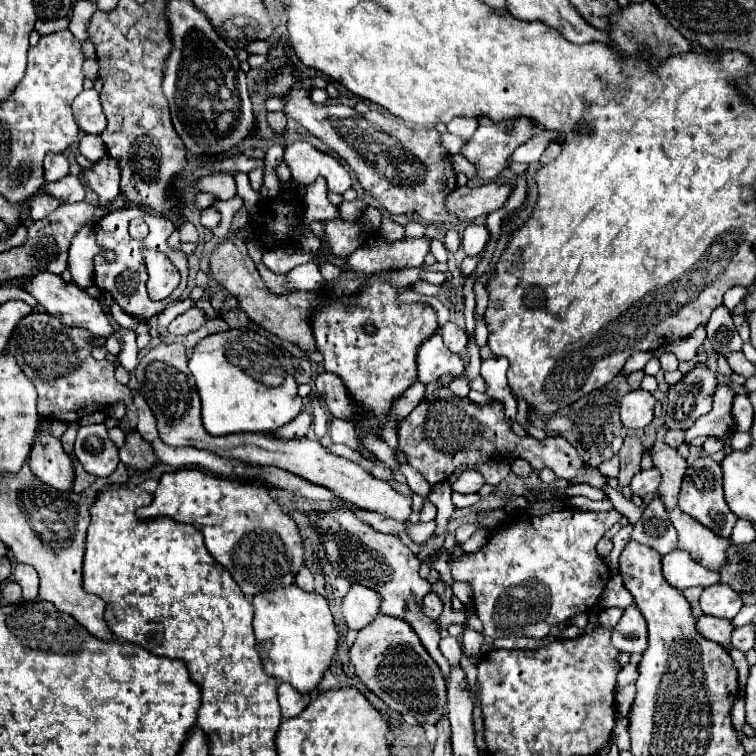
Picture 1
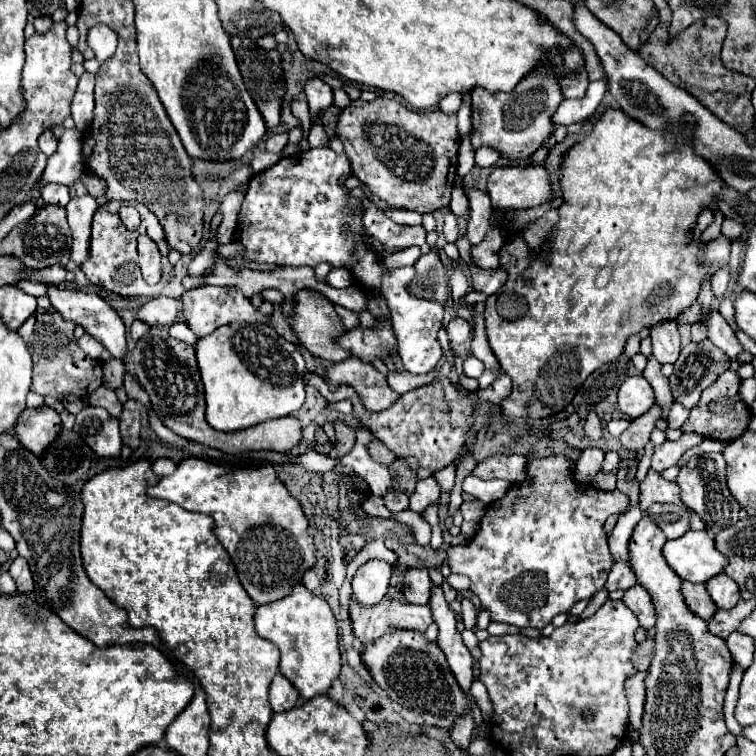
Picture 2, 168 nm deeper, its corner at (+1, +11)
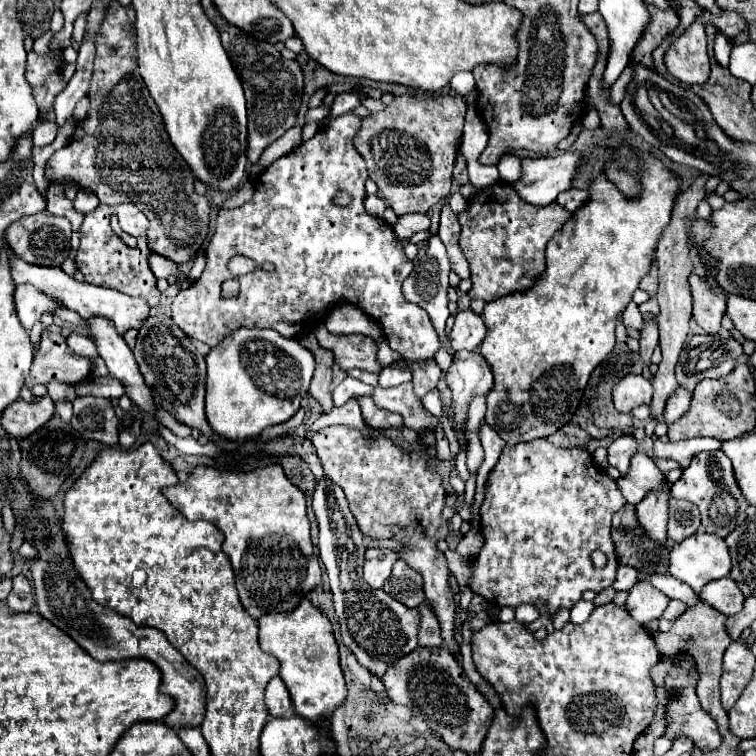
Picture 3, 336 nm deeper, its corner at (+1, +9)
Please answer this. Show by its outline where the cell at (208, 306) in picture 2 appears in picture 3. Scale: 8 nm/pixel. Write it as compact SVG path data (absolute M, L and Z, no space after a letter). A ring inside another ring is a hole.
M351 112L335 118L329 126L321 128L311 140L303 142L299 148L265 168L263 174L257 178L255 194L249 202L233 210L219 210L215 234L205 248L205 270L199 276L199 280L191 284L191 288L181 290L175 296L171 306L175 324L181 326L181 330L187 336L215 346L225 338L225 334L231 334L239 326L247 326L273 328L285 338L295 338L311 328L315 312L331 310L333 306L347 302L361 308L375 322L379 322L389 346L395 352L399 352L407 362L425 362L435 358L437 350L441 348L441 340L433 328L429 314L421 306L411 304L401 296L401 284L411 274L413 262L407 260L403 250L395 244L393 228L387 226L385 220L367 214L363 208L367 168L353 146L353 136L357 134L359 126L361 118L353 116ZM339 190L345 190L353 196L349 206L335 206L331 202L335 192ZM237 254L255 260L257 270L237 278L241 290L237 296L227 298L221 294L221 284L223 280L233 278L227 270L227 262ZM263 262L275 264L275 270L265 272L261 268Z

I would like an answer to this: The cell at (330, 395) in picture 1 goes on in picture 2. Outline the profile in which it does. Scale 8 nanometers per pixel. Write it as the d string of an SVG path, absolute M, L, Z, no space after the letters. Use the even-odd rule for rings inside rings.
M349 358L331 366L327 370L327 382L333 386L353 386L359 392L365 408L371 412L387 410L401 396L389 388L385 374L381 374L377 368L371 368L371 364L365 364L359 358Z

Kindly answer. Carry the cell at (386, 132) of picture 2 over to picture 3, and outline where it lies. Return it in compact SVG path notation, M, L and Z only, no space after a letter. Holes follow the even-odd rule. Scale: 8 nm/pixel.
M403 94L381 110L363 118L363 136L355 136L353 144L367 162L369 178L377 184L385 202L397 216L423 212L443 202L451 194L451 178L459 138L465 122L465 102L459 96L419 98Z

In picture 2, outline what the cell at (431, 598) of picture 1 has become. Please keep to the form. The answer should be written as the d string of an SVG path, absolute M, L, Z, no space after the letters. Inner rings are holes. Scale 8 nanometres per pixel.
M409 568L407 572L403 572L403 596L407 602L411 604L427 604L429 596L431 596L431 578L427 568Z

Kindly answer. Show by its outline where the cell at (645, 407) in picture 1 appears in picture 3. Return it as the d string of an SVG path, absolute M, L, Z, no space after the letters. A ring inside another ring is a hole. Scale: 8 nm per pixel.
M627 374L613 388L613 404L619 412L629 414L641 404L649 404L653 398L653 386L643 376Z

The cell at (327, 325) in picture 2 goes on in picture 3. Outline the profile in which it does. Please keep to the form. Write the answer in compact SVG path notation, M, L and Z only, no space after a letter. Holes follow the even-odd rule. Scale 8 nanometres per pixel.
M321 326L317 330L317 340L321 348L333 352L335 364L341 370L351 370L351 368L361 368L369 372L381 370L377 362L377 344L369 336L363 334L335 336L325 326Z

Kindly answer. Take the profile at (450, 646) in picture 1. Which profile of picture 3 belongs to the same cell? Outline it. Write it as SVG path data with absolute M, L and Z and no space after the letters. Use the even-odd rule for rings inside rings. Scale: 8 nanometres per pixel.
M423 602L419 606L419 612L421 612L421 628L419 628L419 646L427 646L427 648L433 648L433 646L441 646L443 640L441 640L441 630L439 630L439 622L435 618L435 614L431 612L431 606L427 602Z

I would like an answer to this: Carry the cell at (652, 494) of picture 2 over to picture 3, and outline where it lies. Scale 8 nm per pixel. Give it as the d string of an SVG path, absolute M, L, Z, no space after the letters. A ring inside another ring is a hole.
M637 452L631 458L631 466L627 476L617 480L617 486L625 500L633 506L637 506L649 490L665 490L667 488L667 478L665 474L655 466L655 462L647 456Z

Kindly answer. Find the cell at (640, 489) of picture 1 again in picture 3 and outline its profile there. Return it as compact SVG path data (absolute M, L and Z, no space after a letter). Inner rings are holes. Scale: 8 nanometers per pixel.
M657 438L653 446L653 454L655 458L669 458L679 462L683 468L687 468L695 454L705 450L713 452L719 448L721 448L721 442L715 438L691 438L691 440L679 440L679 442L663 442Z

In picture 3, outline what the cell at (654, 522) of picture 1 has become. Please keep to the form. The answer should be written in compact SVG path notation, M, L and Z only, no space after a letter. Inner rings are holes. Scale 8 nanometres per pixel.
M669 498L669 524L667 536L671 542L683 542L687 536L695 534L701 526L701 516L695 504L687 500Z

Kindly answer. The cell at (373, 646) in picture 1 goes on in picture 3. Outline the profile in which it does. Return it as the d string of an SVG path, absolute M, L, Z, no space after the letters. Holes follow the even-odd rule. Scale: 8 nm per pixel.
M419 646L415 652L399 658L399 662L393 662L381 682L393 702L407 706L413 716L423 718L433 732L441 734L447 746L467 754L479 752L493 720L493 708L465 678L463 668L447 648L423 650Z

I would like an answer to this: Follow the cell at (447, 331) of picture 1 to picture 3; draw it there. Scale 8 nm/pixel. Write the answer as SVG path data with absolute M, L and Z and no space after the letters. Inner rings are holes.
M461 310L457 312L455 324L449 332L449 344L455 352L457 350L477 350L485 334L487 334L487 328L481 316L477 316L471 310Z

